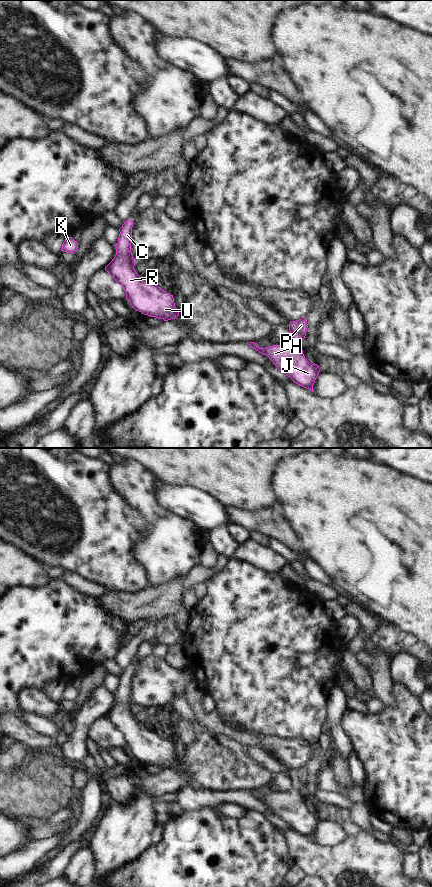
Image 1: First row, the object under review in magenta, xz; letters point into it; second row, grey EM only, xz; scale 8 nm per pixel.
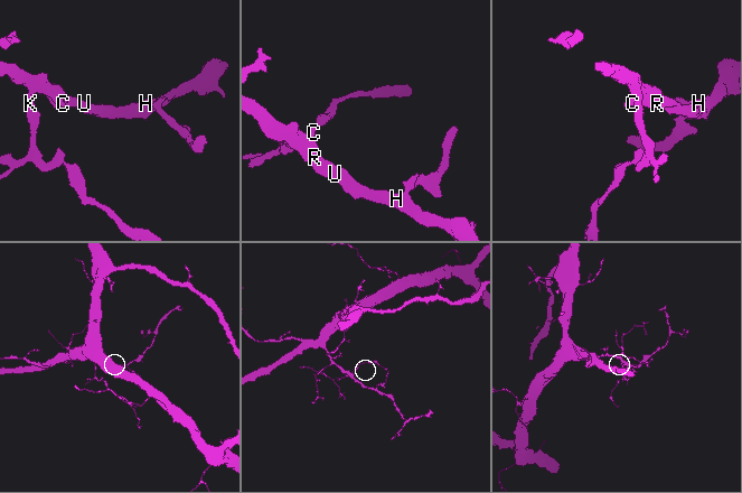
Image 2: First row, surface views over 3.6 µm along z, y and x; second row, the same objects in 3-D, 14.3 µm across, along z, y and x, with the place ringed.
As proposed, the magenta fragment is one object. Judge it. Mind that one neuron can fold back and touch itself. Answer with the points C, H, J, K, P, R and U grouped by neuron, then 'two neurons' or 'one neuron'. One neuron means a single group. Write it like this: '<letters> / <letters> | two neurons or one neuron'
C H J K P R U | one neuron

